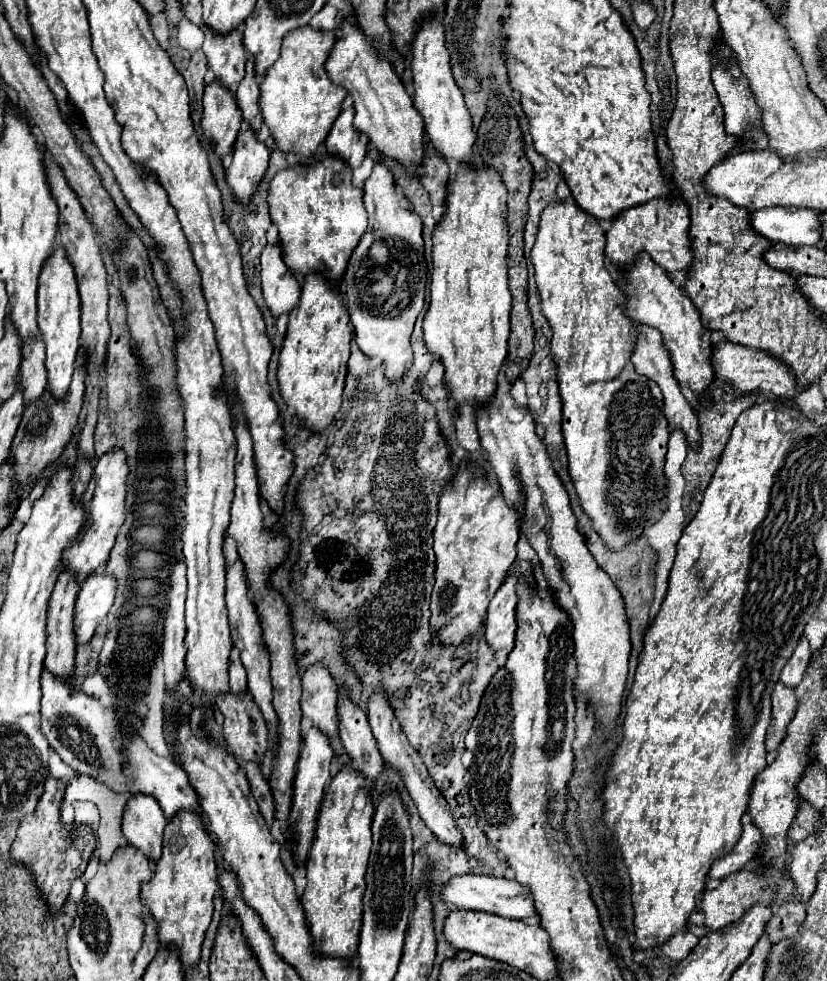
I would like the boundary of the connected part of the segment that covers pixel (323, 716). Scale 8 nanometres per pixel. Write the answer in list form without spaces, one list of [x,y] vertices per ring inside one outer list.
[[[320,664],[308,668],[302,674],[302,714],[314,722],[334,748],[334,754],[342,754],[342,740],[338,732],[338,688],[328,670]]]

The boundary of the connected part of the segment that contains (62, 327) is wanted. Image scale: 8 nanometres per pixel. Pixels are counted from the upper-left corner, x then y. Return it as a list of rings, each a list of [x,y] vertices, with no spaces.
[[[58,246],[50,260],[44,264],[40,286],[38,286],[38,328],[46,344],[46,370],[48,370],[48,392],[54,400],[62,400],[68,394],[74,362],[78,354],[80,336],[80,298],[76,288],[76,276],[72,264],[68,262],[64,248]]]

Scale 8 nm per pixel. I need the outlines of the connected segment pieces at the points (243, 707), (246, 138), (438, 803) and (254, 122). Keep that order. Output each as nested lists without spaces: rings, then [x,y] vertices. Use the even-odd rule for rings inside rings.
[[[228,694],[228,698],[220,698],[218,708],[224,714],[222,734],[236,762],[240,766],[246,766],[248,762],[260,764],[266,750],[270,748],[270,742],[266,722],[252,698],[248,696],[246,704],[244,698]]]
[[[242,130],[234,144],[234,160],[226,170],[226,184],[230,186],[236,202],[248,204],[258,192],[260,180],[268,168],[270,150],[266,144],[256,142],[252,130]]]
[[[374,692],[370,702],[368,702],[368,720],[370,720],[370,726],[372,726],[372,734],[378,742],[378,750],[386,762],[388,768],[396,770],[408,790],[408,794],[412,796],[418,812],[420,812],[420,818],[426,822],[426,826],[434,832],[434,836],[438,840],[442,840],[444,844],[450,844],[454,848],[460,848],[460,842],[462,842],[462,836],[460,832],[456,830],[456,824],[454,824],[454,818],[452,818],[452,812],[444,800],[444,796],[440,794],[440,790],[434,786],[428,770],[426,770],[426,764],[422,762],[422,756],[412,750],[412,746],[408,744],[404,732],[400,730],[400,724],[396,722],[394,714],[392,714],[392,708],[388,706],[386,702],[386,696],[382,692]]]
[[[248,56],[248,66],[246,66],[246,76],[238,86],[236,92],[236,102],[238,108],[242,112],[244,122],[252,128],[252,130],[260,130],[262,128],[262,116],[258,110],[258,84],[256,84],[256,74],[254,74],[254,66],[252,66],[252,56]]]

